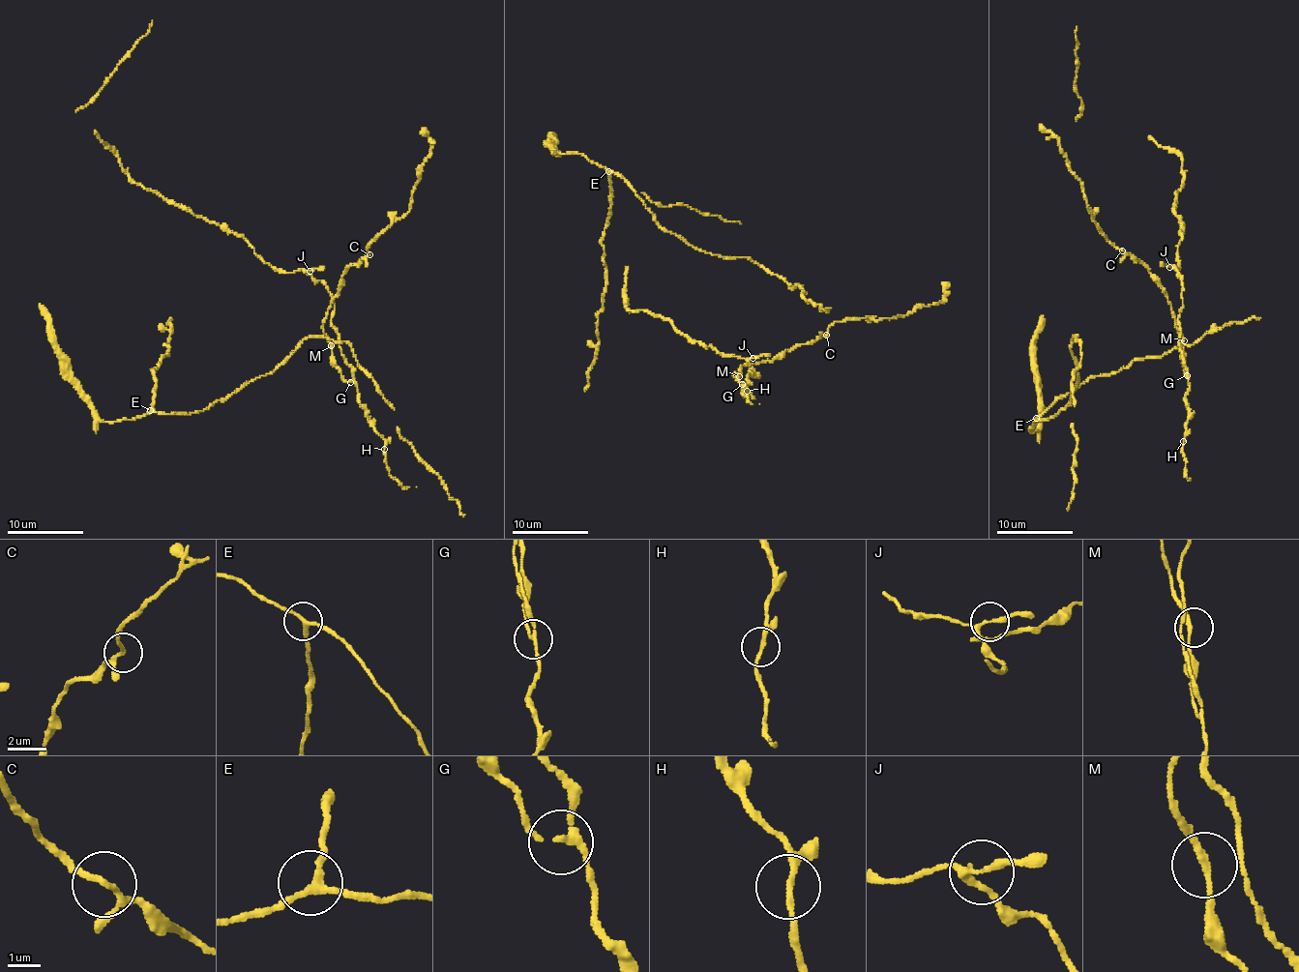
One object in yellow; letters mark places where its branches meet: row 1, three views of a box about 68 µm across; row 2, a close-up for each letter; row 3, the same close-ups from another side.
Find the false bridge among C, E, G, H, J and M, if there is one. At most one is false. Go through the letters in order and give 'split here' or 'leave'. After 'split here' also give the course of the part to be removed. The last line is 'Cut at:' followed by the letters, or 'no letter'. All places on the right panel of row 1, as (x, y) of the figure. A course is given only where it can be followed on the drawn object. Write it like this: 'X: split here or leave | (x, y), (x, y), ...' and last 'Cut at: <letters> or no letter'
C: leave
E: leave
G: leave
H: leave
J: leave
M: leave
Cut at: no letter

